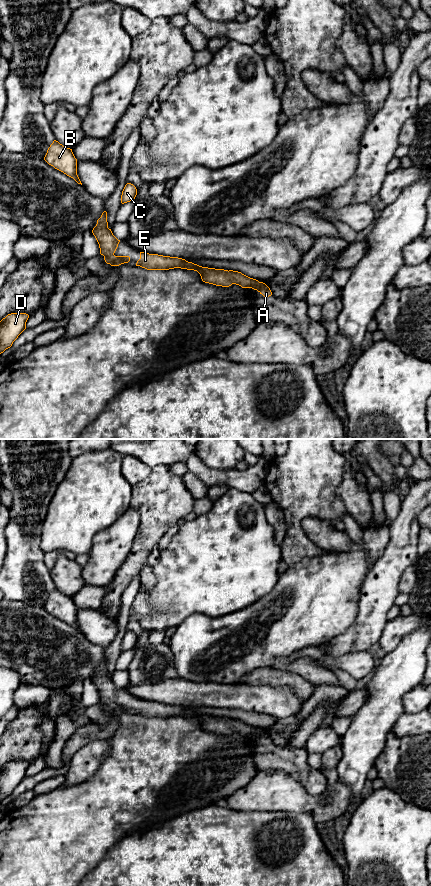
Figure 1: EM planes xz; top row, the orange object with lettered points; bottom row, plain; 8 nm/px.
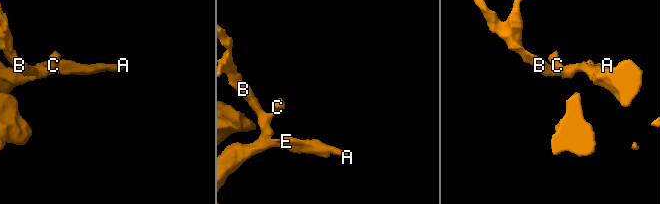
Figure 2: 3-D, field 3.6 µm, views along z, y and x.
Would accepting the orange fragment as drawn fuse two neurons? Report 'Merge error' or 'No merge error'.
No merge error

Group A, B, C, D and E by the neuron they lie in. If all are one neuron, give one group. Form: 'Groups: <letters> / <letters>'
Groups: A B C D E

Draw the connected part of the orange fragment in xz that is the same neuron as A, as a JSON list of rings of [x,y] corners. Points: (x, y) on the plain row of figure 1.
[[[140,700],[140,707],[137,709],[136,714],[147,718],[169,718],[174,716],[194,718],[200,722],[202,729],[205,731],[222,735],[229,735],[232,732],[236,732],[242,736],[257,738],[264,745],[272,743],[270,736],[265,731],[250,726],[241,720],[202,715],[178,705]]]

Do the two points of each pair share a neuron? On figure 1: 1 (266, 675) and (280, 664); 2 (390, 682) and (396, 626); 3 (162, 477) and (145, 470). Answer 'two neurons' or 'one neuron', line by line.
1: two neurons
2: two neurons
3: two neurons

